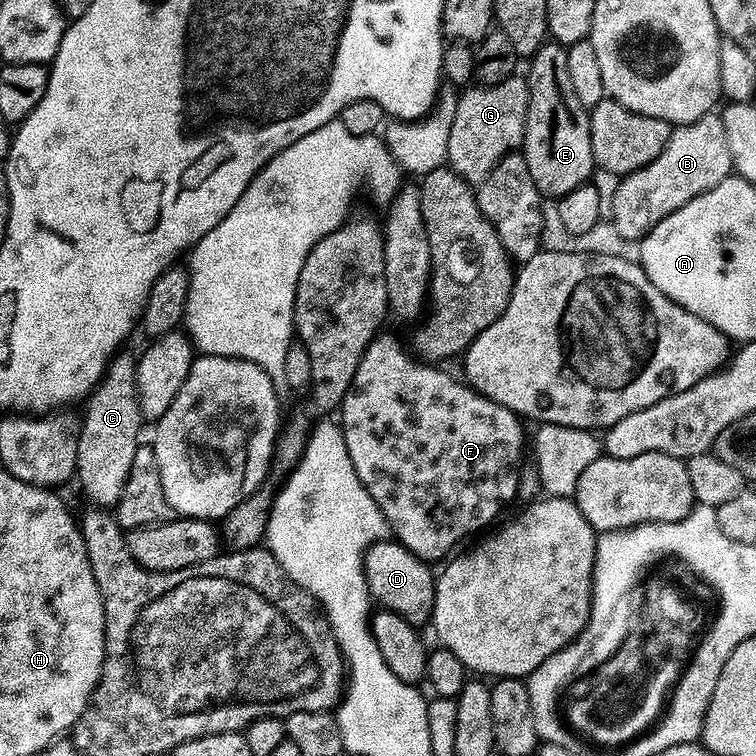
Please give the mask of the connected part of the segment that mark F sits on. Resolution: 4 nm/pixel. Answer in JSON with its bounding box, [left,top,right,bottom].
[338,330,526,561]

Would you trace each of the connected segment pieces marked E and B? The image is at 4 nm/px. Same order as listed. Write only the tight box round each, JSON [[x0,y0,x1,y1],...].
[[522,42,594,198],[610,114,733,241]]

